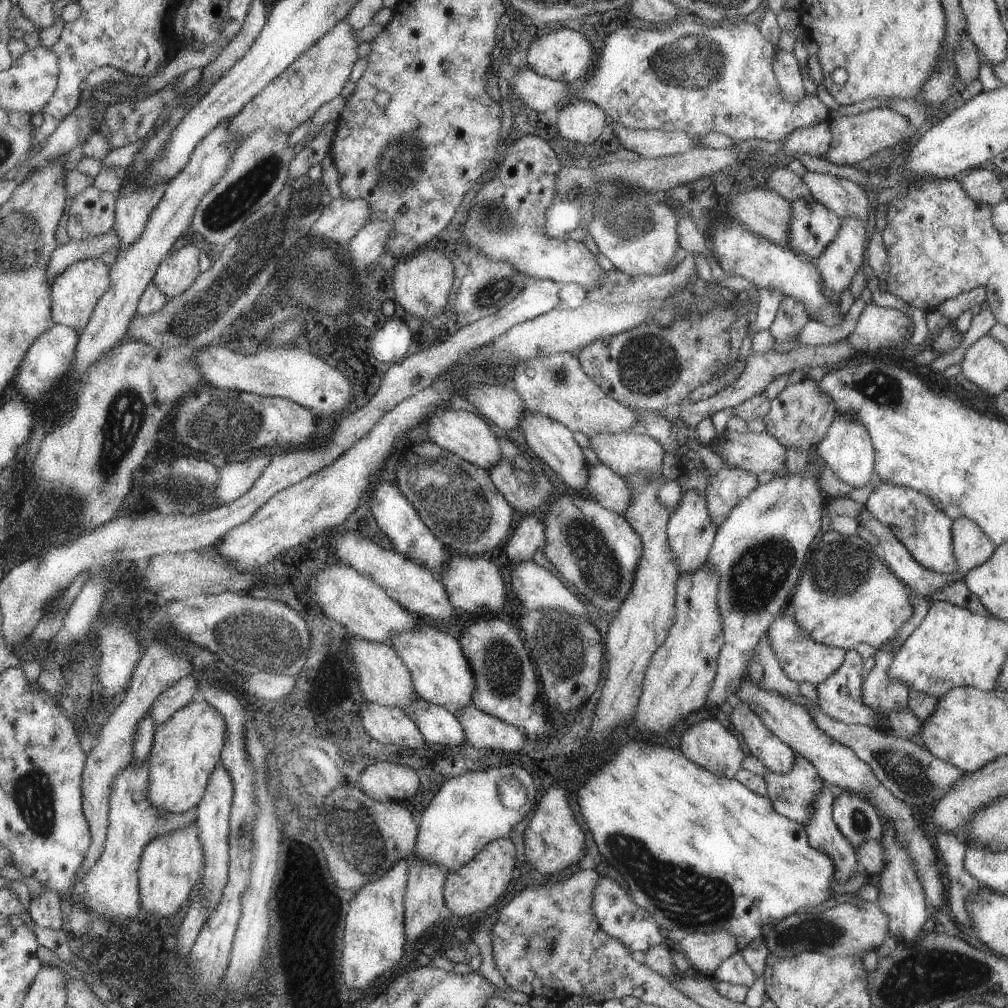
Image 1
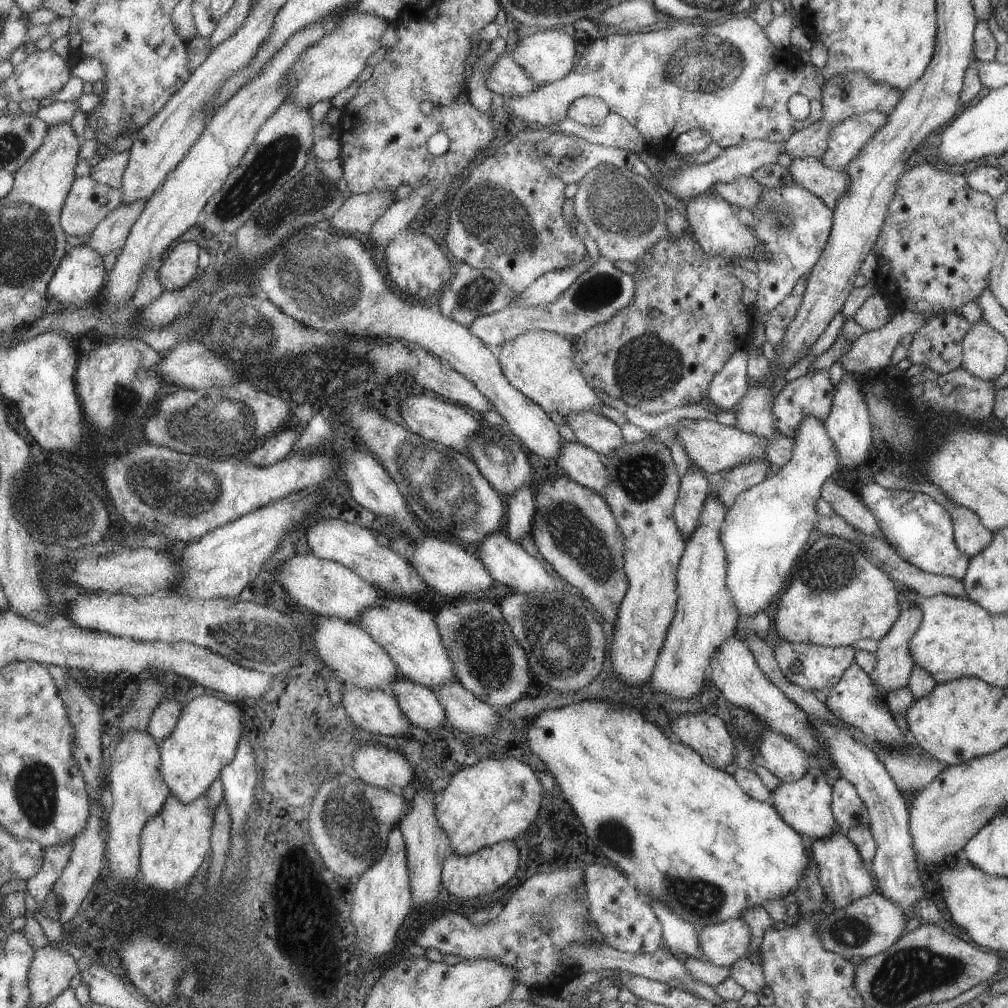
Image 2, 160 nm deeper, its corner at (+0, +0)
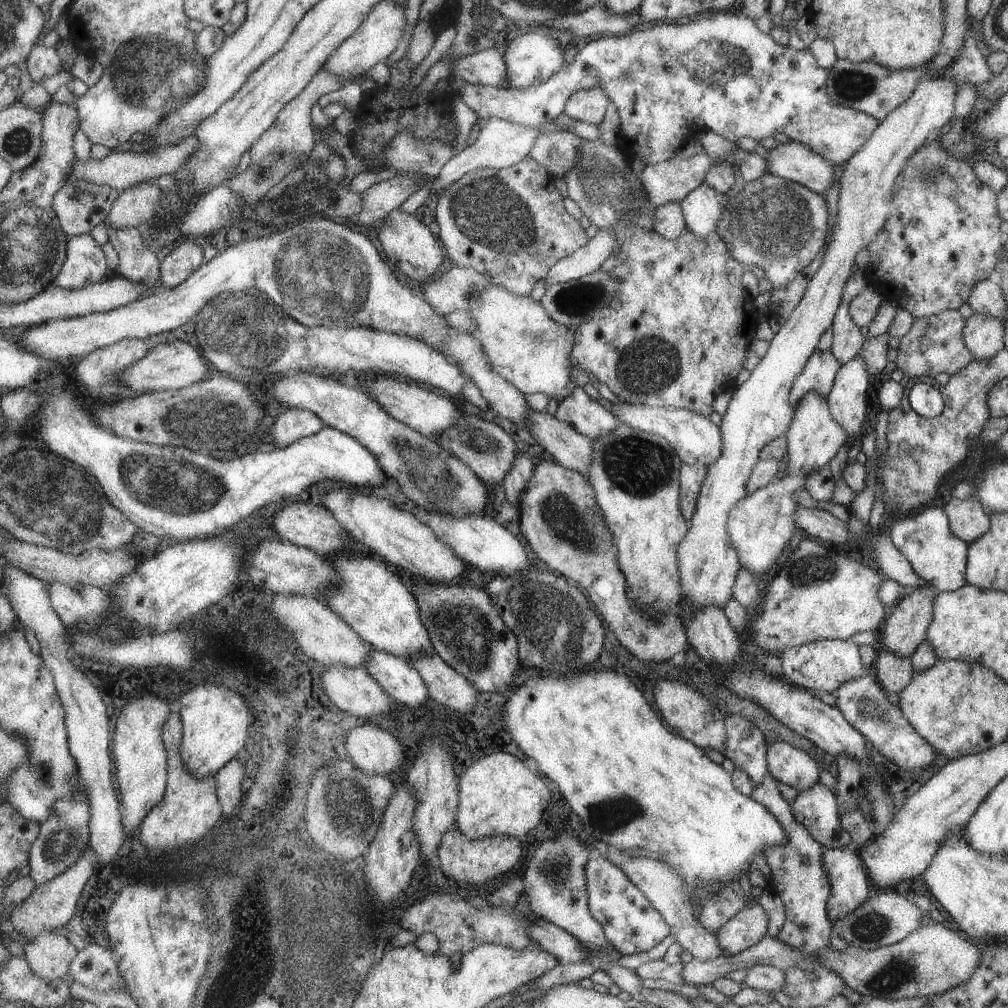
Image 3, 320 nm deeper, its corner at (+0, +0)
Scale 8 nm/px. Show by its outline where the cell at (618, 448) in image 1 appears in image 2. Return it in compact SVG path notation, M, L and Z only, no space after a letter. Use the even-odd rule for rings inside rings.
M586 410L564 416L564 419L576 440L601 457L617 451L625 443L620 427L599 412Z

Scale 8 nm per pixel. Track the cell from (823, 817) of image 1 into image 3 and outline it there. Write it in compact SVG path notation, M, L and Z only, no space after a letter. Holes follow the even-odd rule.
M849 846L838 849L823 849L822 864L829 877L830 895L826 902L826 913L832 924L849 915L868 896L867 874Z

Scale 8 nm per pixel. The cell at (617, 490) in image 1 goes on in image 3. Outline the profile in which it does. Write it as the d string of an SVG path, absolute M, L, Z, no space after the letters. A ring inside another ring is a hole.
M530 408L529 410L530 435L541 446L542 450L546 453L546 457L558 465L562 465L563 468L586 476L587 469L590 468L590 460L593 458L591 440L582 435L572 425L557 420L553 415L547 413L545 409L540 412Z

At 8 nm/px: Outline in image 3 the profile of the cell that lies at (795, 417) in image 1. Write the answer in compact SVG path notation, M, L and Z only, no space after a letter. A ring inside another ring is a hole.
M815 349L790 388L790 403L794 405L799 402L809 391L827 396L839 367L841 364L830 349L824 351Z

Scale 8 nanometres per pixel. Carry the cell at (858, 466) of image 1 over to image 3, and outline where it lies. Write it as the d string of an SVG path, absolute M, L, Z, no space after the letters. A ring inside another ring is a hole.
M855 355L838 368L834 384L826 396L831 416L847 432L850 444L861 439L867 425L863 420L867 410L867 378L869 376L863 357Z

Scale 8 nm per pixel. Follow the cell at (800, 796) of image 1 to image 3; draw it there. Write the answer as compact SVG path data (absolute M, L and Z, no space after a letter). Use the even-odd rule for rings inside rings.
M814 784L805 791L799 791L791 804L795 820L810 831L820 845L825 849L838 849L851 845L850 833L840 824L840 812L835 800L835 795L828 791L822 784Z

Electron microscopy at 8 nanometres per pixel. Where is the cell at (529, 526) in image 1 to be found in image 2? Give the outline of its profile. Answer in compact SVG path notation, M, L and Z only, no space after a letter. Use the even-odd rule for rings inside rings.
M529 486L515 491L507 497L507 528L504 532L519 543L523 535L529 534L534 514L534 500Z

